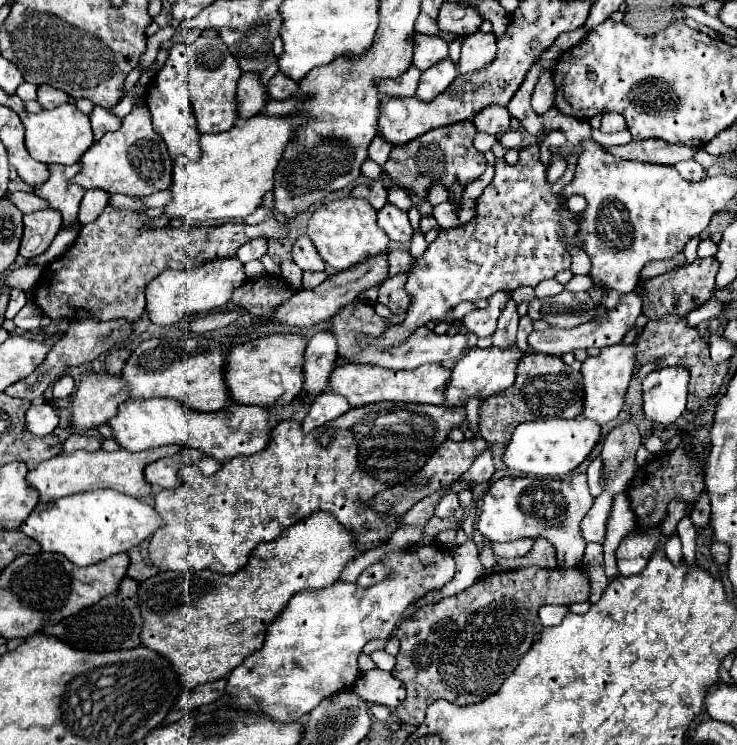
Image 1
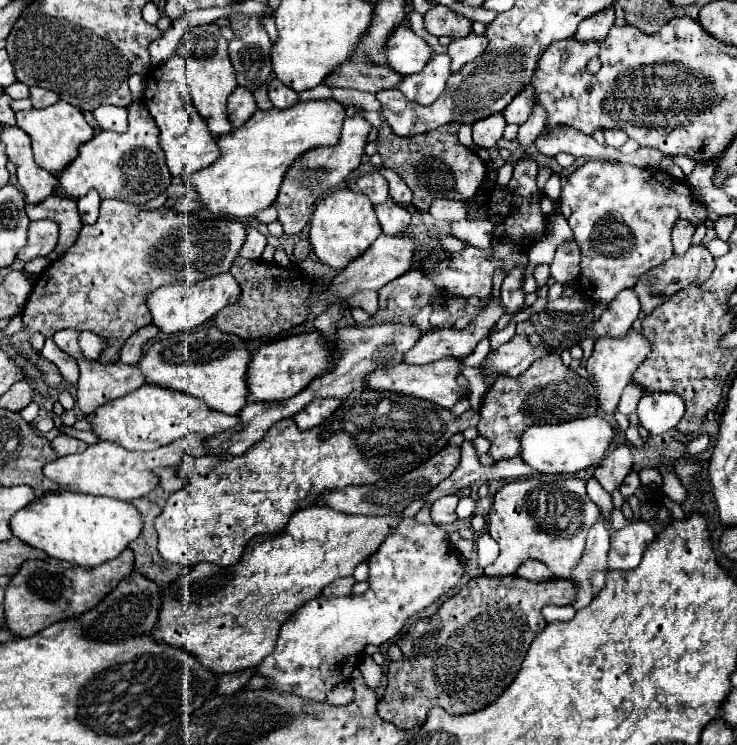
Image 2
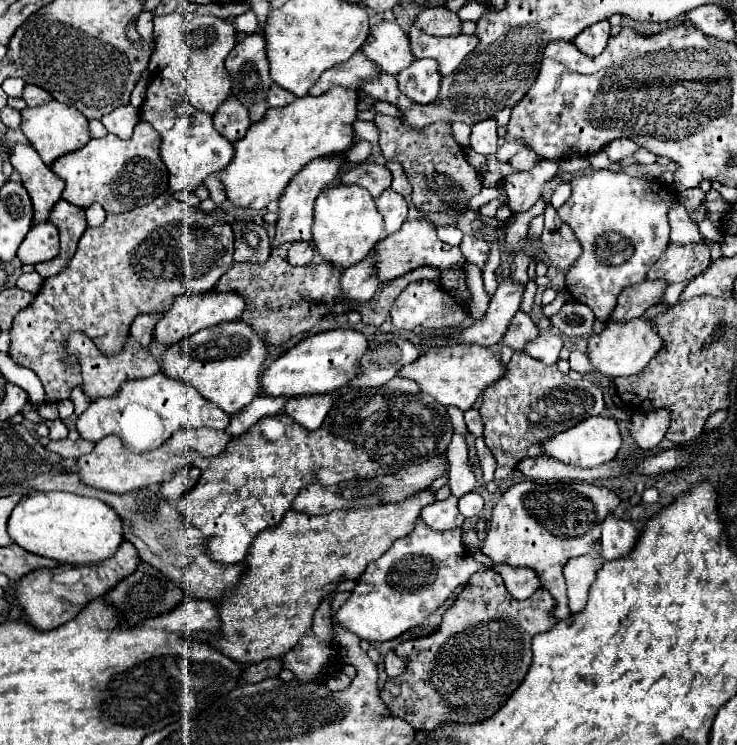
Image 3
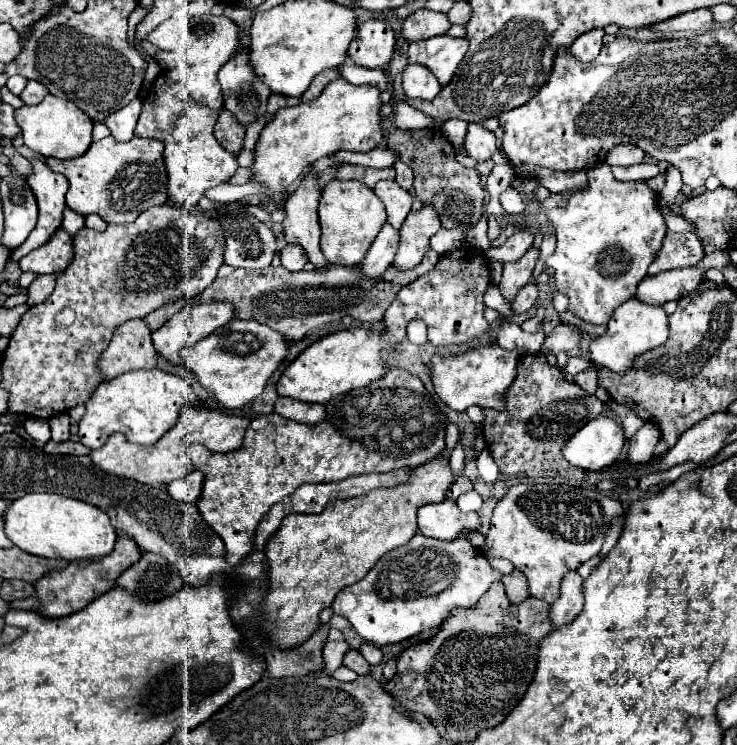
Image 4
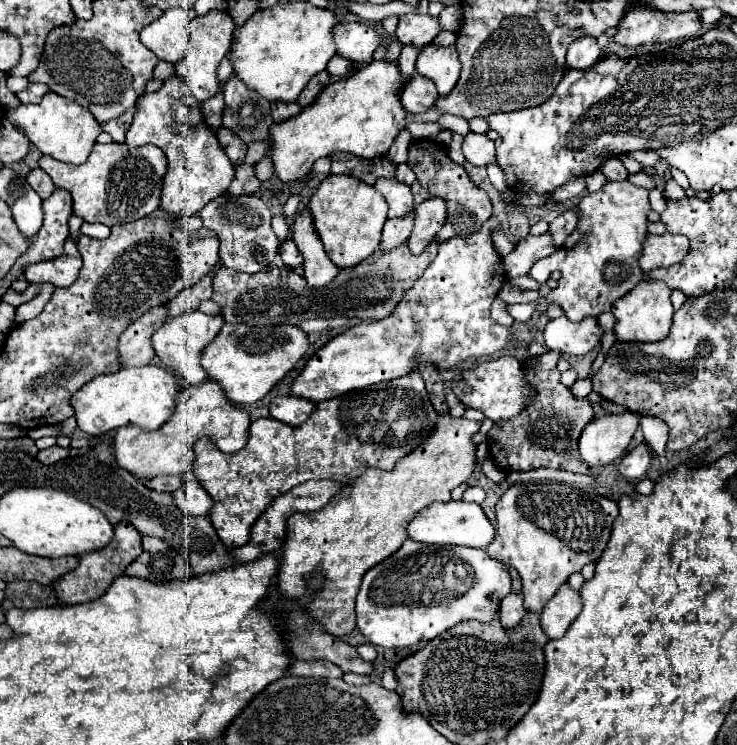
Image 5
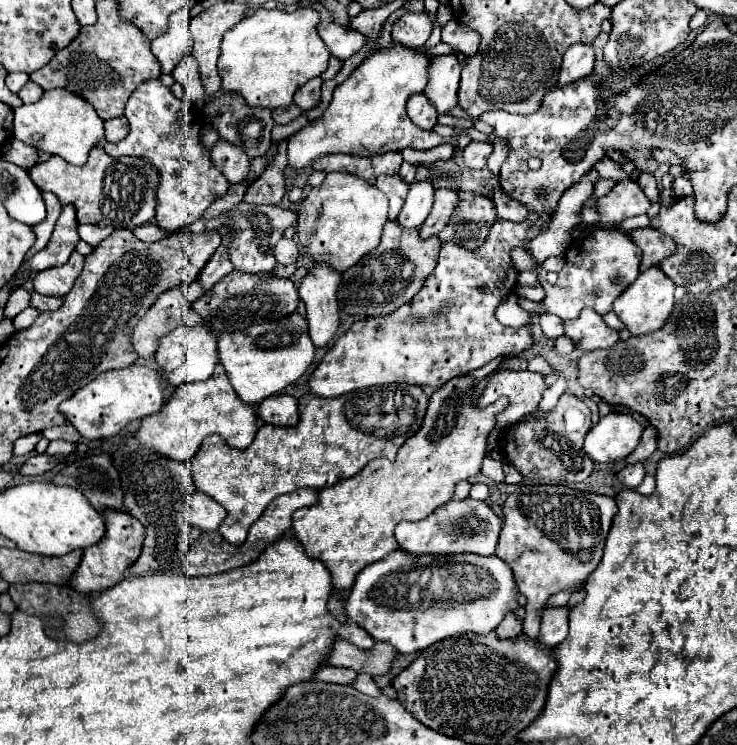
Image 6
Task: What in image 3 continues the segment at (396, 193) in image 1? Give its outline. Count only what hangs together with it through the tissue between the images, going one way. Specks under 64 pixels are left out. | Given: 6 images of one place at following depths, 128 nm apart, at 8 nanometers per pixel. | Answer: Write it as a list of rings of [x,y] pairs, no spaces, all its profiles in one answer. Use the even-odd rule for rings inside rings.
[[[386,162],[386,168],[392,172],[392,186],[390,186],[390,188],[392,188],[394,192],[402,194],[404,198],[410,198],[412,188],[410,188],[410,184],[408,184],[408,178],[404,176],[402,166],[396,164],[396,162]]]

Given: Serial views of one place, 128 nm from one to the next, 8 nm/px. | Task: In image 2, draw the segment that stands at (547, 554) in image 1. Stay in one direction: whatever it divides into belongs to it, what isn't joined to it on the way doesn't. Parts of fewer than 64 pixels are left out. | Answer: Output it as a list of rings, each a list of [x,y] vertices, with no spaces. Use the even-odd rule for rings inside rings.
[[[528,558],[520,564],[518,568],[518,576],[520,578],[528,578],[528,580],[536,580],[536,582],[542,582],[542,580],[550,580],[552,578],[552,572],[548,572],[548,566],[540,560],[534,560],[534,558]]]

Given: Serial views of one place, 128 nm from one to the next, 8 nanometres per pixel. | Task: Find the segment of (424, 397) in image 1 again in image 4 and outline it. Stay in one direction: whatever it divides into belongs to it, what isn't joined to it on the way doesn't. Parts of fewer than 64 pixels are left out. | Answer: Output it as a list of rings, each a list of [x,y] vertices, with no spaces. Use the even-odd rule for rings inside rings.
[[[528,282],[528,284],[520,290],[516,302],[512,302],[512,310],[514,310],[516,314],[524,314],[526,310],[530,310],[530,308],[534,306],[536,298],[538,298],[538,288],[536,288],[534,282]],[[478,344],[468,348],[464,354],[456,356],[432,356],[430,360],[430,378],[434,384],[436,396],[456,412],[466,412],[468,406],[476,404],[480,408],[504,408],[502,394],[512,384],[516,376],[516,360],[520,358],[518,350],[504,350],[496,344]]]

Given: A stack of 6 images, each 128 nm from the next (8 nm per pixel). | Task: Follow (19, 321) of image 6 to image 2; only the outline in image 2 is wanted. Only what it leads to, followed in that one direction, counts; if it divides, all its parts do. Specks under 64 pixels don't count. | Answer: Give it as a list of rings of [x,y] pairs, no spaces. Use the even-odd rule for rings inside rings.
[[[50,196],[50,198],[46,198],[38,204],[26,202],[26,214],[28,214],[30,220],[50,218],[50,220],[56,220],[60,224],[60,236],[57,246],[52,254],[48,254],[50,260],[60,258],[76,242],[76,236],[82,228],[78,208],[76,208],[76,200],[72,200],[72,198]]]

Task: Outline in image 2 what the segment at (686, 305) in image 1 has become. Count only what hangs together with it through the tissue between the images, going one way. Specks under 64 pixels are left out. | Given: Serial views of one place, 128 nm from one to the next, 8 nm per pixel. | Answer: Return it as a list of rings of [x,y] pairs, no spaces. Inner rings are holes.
[[[700,244],[700,246],[692,246],[684,256],[674,256],[672,260],[648,270],[644,276],[640,276],[638,284],[634,286],[634,292],[640,298],[642,304],[642,312],[648,316],[652,310],[656,310],[660,304],[664,304],[670,296],[678,294],[680,290],[688,288],[690,284],[702,284],[706,282],[714,272],[714,258],[712,254]]]

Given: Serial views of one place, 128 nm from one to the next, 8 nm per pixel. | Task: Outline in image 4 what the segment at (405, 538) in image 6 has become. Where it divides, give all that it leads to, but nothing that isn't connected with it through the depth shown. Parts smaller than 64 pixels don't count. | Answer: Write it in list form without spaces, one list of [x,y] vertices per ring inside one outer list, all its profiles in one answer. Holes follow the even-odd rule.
[[[444,500],[440,504],[424,504],[418,510],[418,530],[430,538],[454,540],[460,530],[476,530],[478,526],[478,514],[460,512],[454,500]]]

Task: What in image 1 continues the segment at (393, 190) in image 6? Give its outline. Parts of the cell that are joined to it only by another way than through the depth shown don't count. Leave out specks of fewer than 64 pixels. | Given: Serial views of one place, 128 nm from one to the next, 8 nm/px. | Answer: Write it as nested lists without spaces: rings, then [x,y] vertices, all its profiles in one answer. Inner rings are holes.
[[[386,204],[378,212],[378,226],[390,236],[392,242],[410,242],[410,238],[414,234],[408,214],[392,204]]]

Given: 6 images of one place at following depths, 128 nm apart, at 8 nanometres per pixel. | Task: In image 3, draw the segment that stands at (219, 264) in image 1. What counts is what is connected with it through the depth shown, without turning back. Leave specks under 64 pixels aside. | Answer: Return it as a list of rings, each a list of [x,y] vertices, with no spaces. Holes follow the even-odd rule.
[[[208,290],[208,292],[200,292],[200,294],[180,294],[174,298],[172,306],[158,320],[158,324],[154,328],[154,338],[162,344],[174,344],[174,342],[180,342],[180,340],[196,334],[198,330],[210,328],[220,322],[236,320],[242,310],[244,310],[244,300],[236,292]]]

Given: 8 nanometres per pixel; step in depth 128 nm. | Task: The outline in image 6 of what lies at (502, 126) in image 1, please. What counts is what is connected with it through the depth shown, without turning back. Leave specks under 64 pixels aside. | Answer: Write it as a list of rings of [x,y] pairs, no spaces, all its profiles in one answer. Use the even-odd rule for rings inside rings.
[[[470,142],[462,154],[464,154],[464,164],[468,168],[484,168],[488,156],[492,154],[492,144],[490,142]]]

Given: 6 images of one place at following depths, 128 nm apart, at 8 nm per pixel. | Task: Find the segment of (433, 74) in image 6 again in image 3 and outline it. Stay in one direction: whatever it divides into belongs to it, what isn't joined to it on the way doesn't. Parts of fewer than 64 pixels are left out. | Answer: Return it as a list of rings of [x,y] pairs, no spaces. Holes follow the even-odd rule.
[[[410,24],[410,42],[412,42],[412,52],[416,52],[418,58],[434,58],[440,66],[442,76],[452,74],[458,64],[478,46],[476,36],[448,36],[448,38],[438,38],[438,36],[428,36],[414,24]]]

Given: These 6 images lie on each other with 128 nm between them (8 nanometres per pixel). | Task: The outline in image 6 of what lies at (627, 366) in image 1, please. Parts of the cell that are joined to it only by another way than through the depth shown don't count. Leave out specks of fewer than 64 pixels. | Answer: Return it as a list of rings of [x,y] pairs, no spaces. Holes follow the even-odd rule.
[[[658,266],[654,268],[648,268],[646,272],[642,272],[636,282],[632,282],[624,294],[618,296],[618,300],[614,302],[614,312],[616,316],[624,322],[626,330],[632,334],[632,336],[644,336],[644,334],[652,334],[652,332],[658,332],[666,320],[670,318],[672,314],[672,308],[674,308],[674,284],[672,280],[668,280]]]

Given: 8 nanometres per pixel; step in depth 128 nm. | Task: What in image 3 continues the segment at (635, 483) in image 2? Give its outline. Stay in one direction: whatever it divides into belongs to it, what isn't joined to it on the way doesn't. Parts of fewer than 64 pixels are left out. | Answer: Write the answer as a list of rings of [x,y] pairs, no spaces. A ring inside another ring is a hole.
[[[608,514],[602,522],[602,556],[604,560],[628,558],[640,538],[640,530],[626,520]]]

